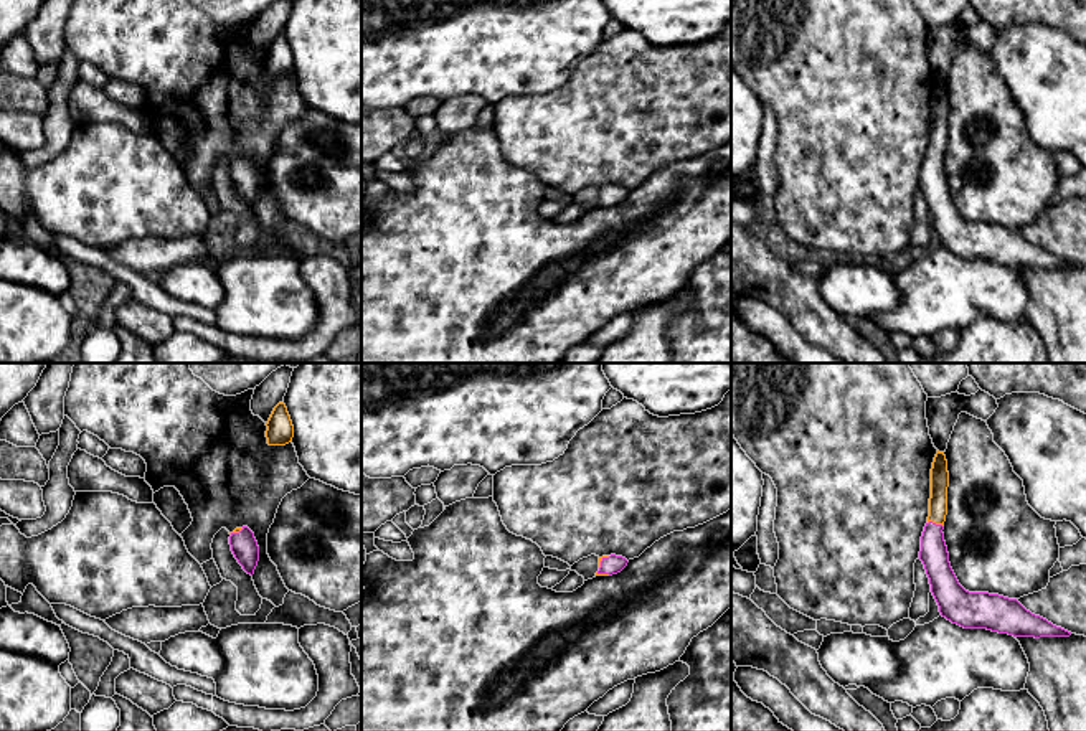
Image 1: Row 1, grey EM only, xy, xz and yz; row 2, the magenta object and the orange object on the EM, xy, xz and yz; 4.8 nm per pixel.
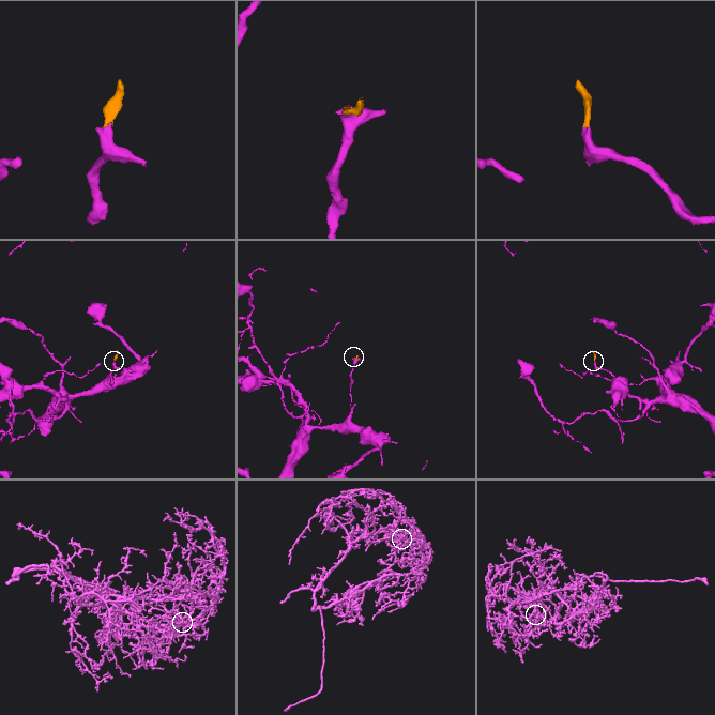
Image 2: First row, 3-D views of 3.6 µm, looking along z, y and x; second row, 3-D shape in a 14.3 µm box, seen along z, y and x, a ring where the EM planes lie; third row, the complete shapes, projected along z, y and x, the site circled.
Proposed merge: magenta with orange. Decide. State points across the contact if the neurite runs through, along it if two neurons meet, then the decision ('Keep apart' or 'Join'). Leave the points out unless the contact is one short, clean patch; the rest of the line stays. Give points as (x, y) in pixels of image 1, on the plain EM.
Path across: yz (934, 187), (934, 154), (939, 108). Join

